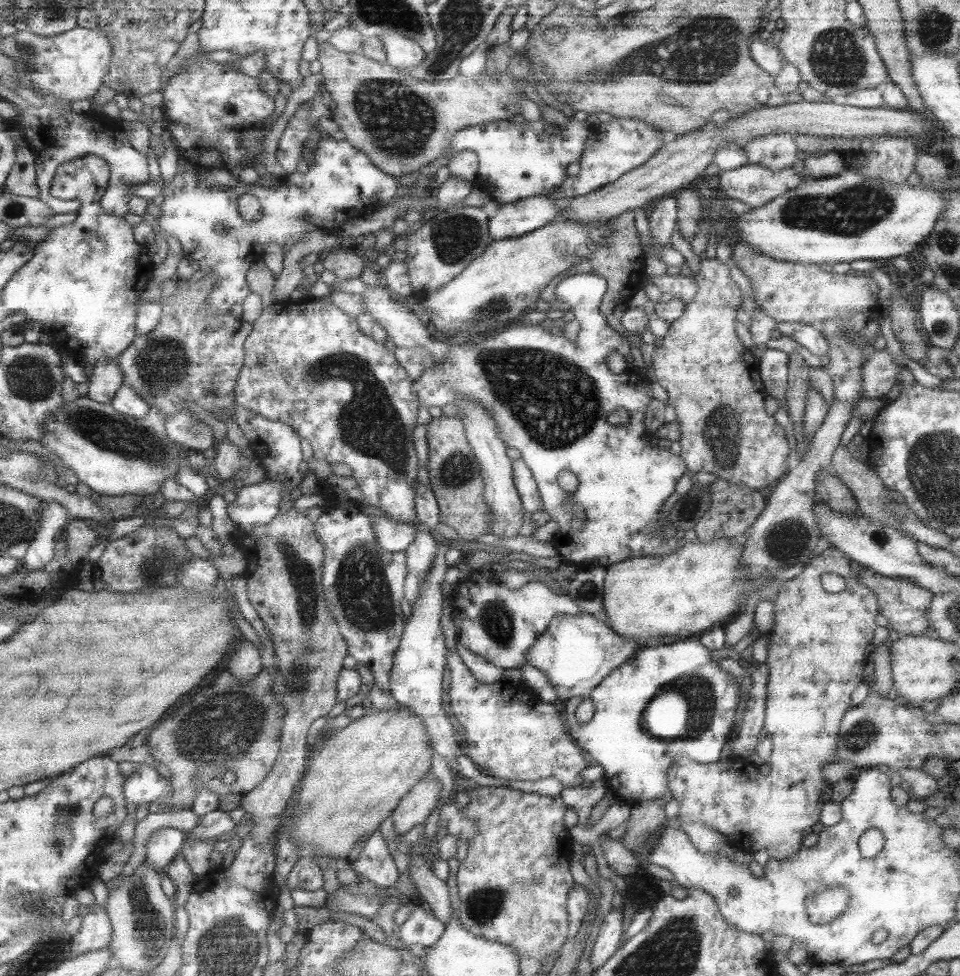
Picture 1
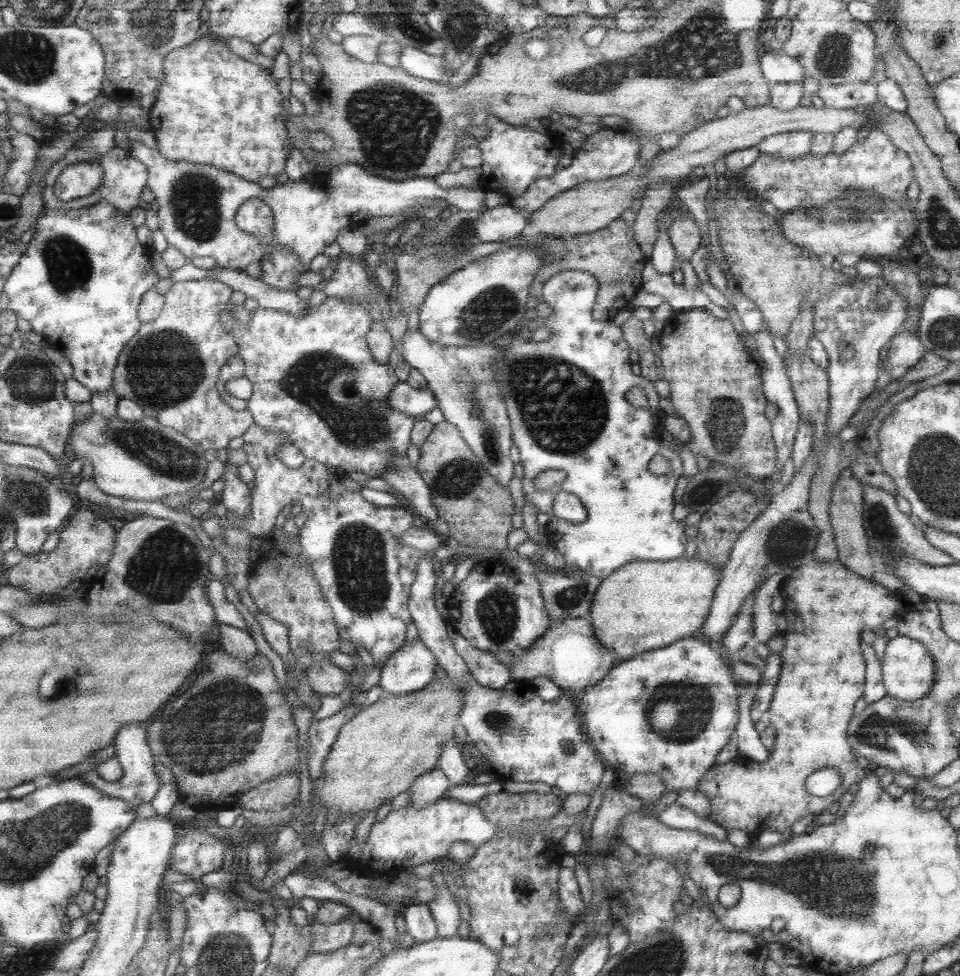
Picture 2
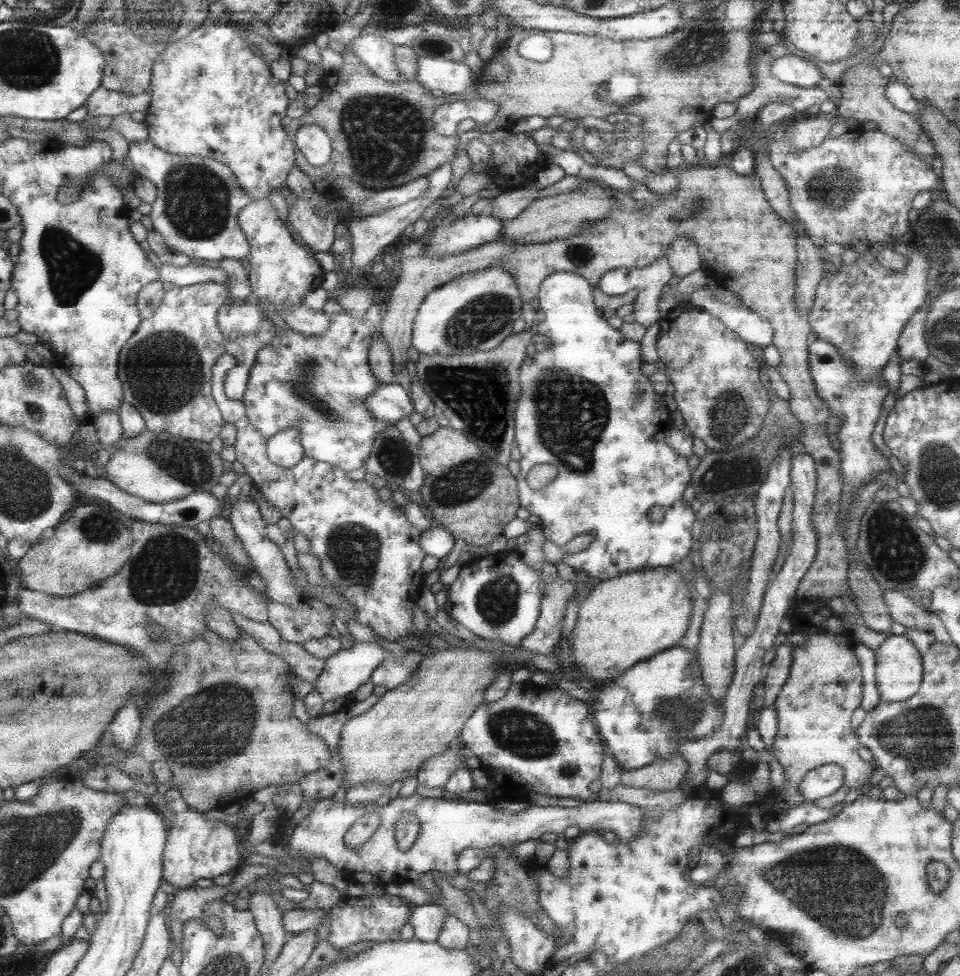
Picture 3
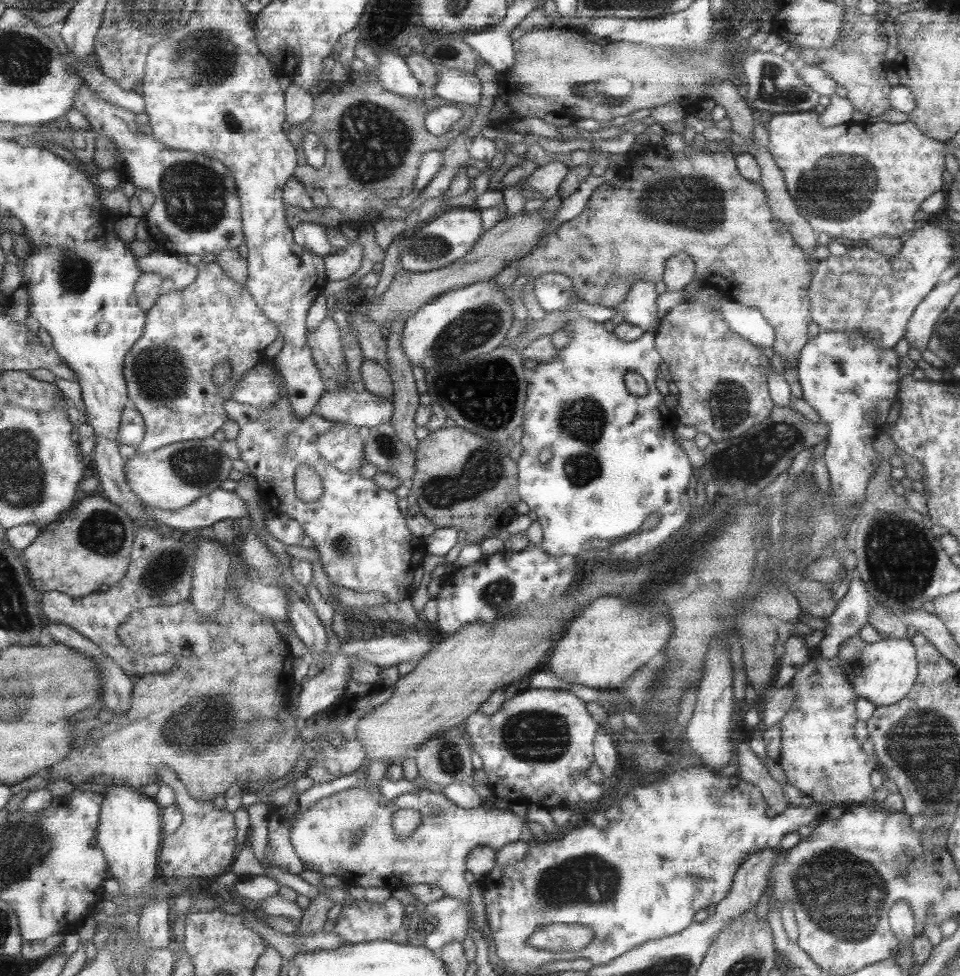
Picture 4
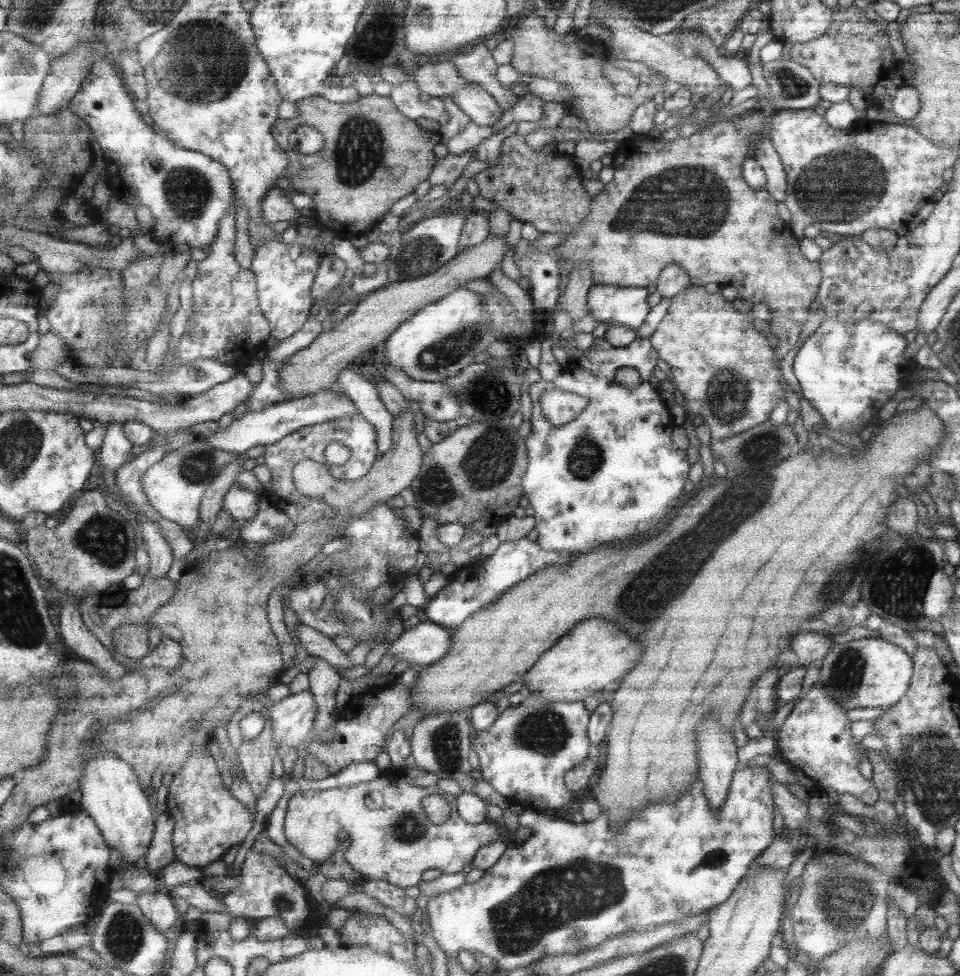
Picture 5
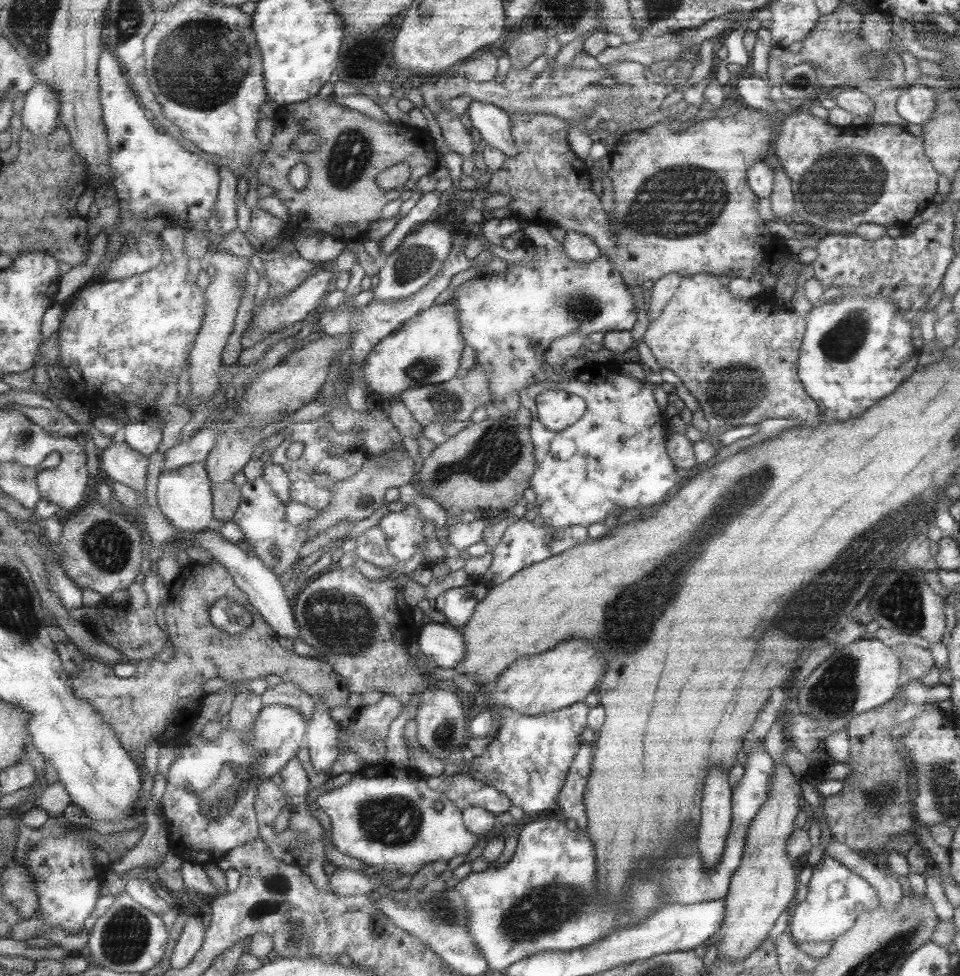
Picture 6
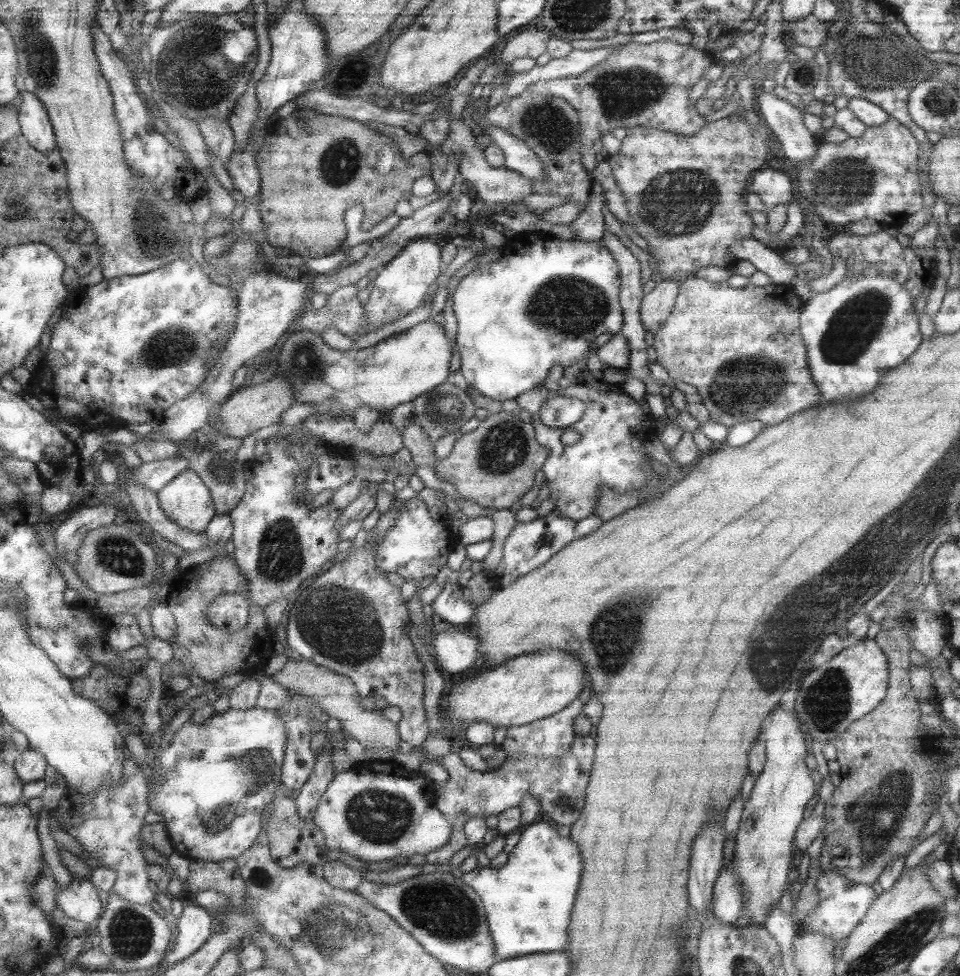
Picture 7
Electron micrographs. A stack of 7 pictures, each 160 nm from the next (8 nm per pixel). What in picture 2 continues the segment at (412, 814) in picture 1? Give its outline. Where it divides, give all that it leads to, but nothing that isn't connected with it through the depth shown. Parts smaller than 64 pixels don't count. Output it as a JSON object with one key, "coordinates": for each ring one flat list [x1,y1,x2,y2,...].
{"coordinates":[[439,768,420,776,410,788,410,803,423,808,447,797,452,782]]}

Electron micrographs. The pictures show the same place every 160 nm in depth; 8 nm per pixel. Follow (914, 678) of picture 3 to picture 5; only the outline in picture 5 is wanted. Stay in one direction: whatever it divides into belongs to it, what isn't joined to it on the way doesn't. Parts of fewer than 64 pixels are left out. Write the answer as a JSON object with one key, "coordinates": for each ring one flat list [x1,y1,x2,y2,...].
{"coordinates":[[881,637,861,638,845,642,845,644,831,644,829,652,823,656,820,663,817,684,839,703,845,710,852,708,886,708,895,704,905,694,912,675,912,658,904,650,883,640]]}

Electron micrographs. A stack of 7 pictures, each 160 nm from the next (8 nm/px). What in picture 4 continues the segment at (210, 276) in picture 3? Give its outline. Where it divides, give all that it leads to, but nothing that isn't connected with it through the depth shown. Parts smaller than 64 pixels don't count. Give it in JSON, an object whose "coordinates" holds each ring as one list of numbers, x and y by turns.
{"coordinates":[[166,251,149,253,138,258,138,263,145,273,152,272,162,276,164,280,170,278,175,283,177,291,182,291,195,282,199,274,198,264,191,265,187,261,179,260,177,254]]}

